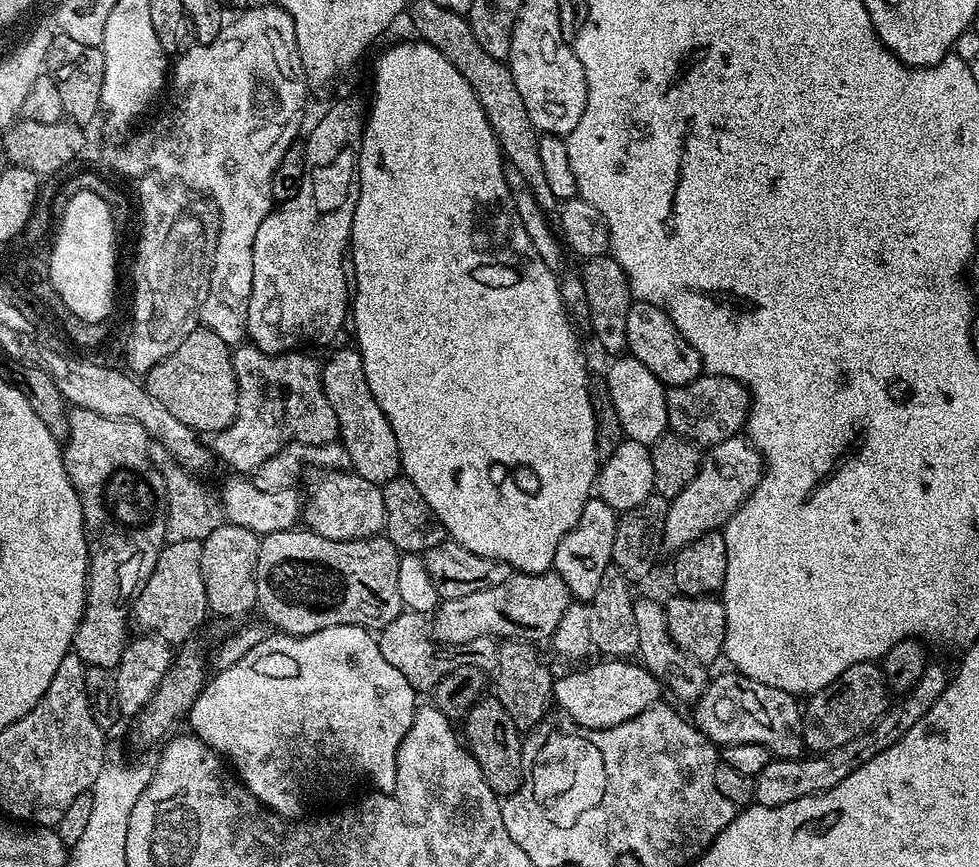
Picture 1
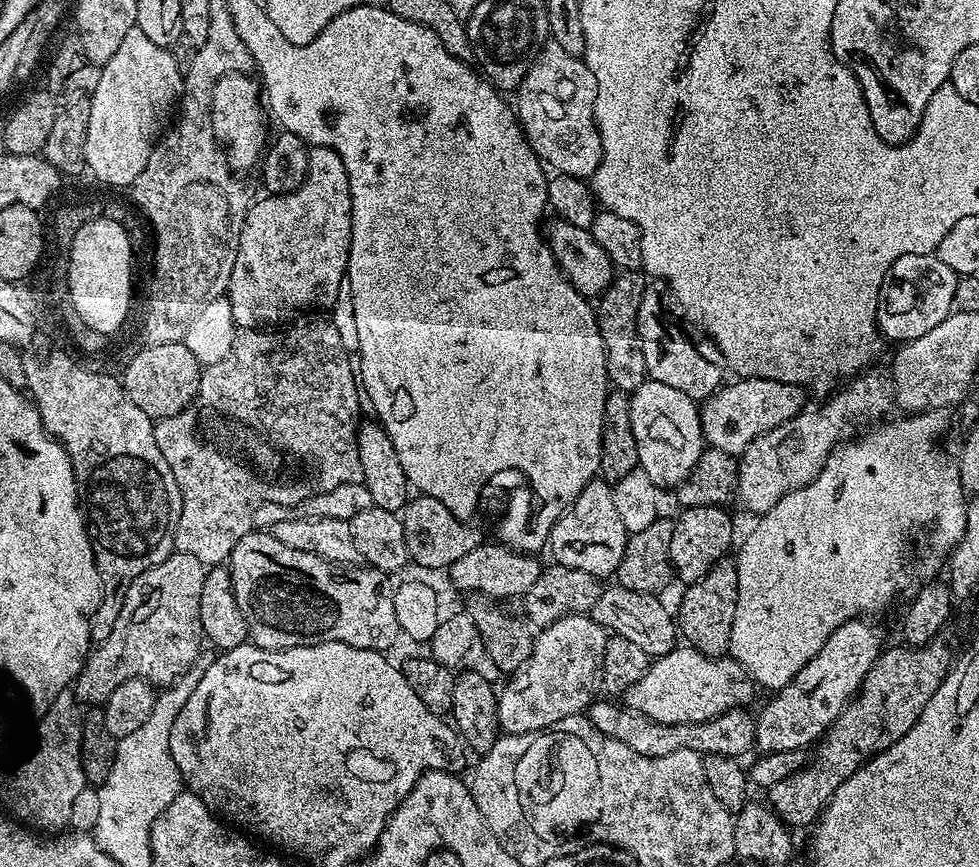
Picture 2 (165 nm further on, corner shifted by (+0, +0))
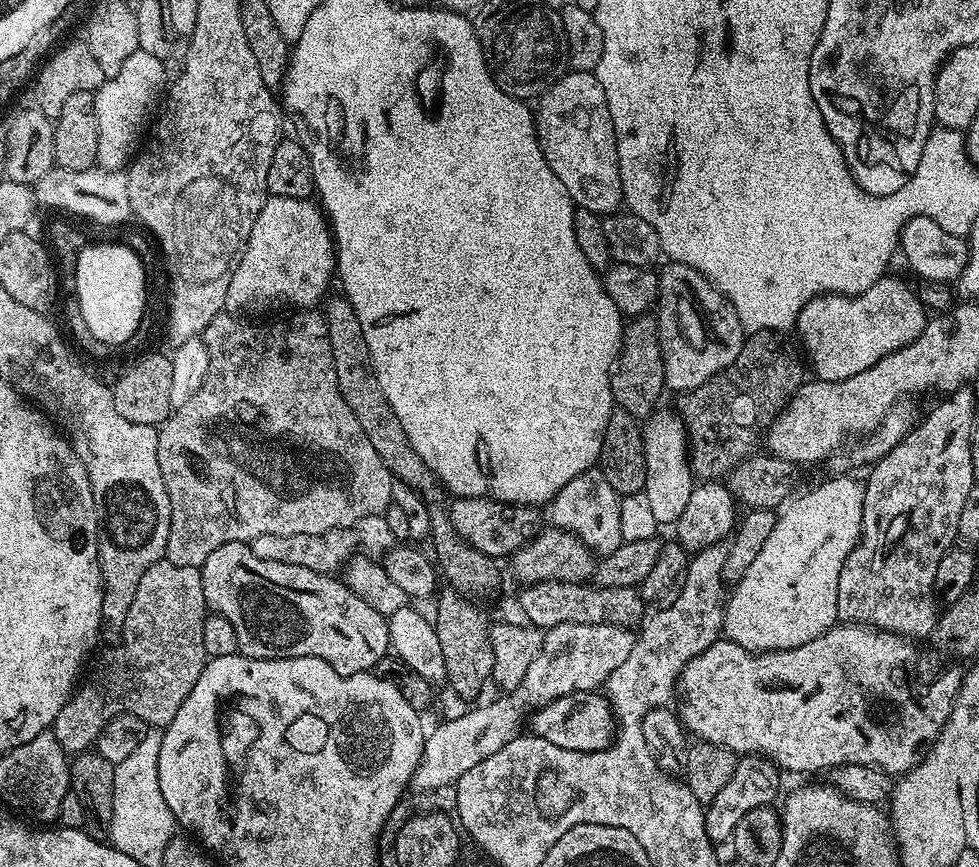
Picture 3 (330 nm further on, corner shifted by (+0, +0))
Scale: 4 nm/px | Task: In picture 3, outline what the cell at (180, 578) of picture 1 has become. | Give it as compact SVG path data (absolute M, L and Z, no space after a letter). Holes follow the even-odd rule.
M166 558L150 566L150 570L146 570L146 574L142 574L138 582L138 594L134 594L130 614L126 614L124 630L118 640L120 645L105 650L104 657L97 662L96 669L92 672L92 677L88 681L85 679L73 691L51 726L51 732L56 735L64 751L69 754L89 751L100 737L106 722L110 722L121 712L132 712L153 729L167 728L174 714L182 710L182 702L190 698L190 690L194 690L194 682L198 682L204 669L206 657L202 646L202 626L205 615L200 569L174 566L174 562Z

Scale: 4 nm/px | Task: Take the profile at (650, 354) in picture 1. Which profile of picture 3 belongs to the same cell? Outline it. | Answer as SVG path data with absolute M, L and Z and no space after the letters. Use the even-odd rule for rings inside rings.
M668 262L665 265L658 272L660 281L654 305L658 338L662 346L664 387L671 391L673 388L676 394L683 394L702 386L702 382L714 378L714 374L726 370L726 366L730 366L730 362L738 358L746 333L732 303L702 273L685 264Z

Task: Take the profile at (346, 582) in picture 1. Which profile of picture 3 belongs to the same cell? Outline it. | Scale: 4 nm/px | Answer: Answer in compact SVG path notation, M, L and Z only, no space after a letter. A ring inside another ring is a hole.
M226 542L226 546L218 546L218 550L214 550L199 569L207 611L219 614L234 626L239 655L259 660L313 656L330 662L330 666L343 676L372 672L380 659L389 655L386 617L378 614L370 602L362 602L362 598L358 598L358 594L351 592L343 579L335 575L315 572L306 566L258 558L251 543L242 542Z

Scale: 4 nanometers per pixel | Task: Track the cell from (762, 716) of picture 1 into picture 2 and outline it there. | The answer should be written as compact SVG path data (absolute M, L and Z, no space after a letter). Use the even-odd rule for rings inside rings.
M600 698L588 705L586 715L589 722L602 734L638 750L643 756L665 756L674 750L694 750L704 756L743 757L743 752L752 752L756 742L756 722L753 713L744 712L743 707L731 708L706 722L686 722L685 724L663 724L646 718L640 712L620 702Z

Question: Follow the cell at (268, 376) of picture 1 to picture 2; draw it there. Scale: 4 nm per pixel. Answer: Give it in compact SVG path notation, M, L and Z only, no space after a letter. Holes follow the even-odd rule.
M316 314L311 318L300 318L293 328L281 327L279 330L265 330L263 328L241 328L236 333L234 338L234 346L230 346L230 354L226 354L226 358L222 358L222 362L214 362L207 365L200 373L200 385L196 391L196 397L192 399L192 403L185 406L181 412L174 414L173 416L167 416L161 420L155 421L156 429L154 430L154 438L160 443L161 448L166 450L168 461L170 462L170 470L174 470L174 478L178 482L180 487L180 493L182 494L182 510L180 511L180 517L176 523L176 533L174 534L174 549L182 554L194 554L194 558L198 558L198 562L202 562L206 566L220 566L227 561L229 554L234 550L234 546L238 546L238 542L247 532L253 531L254 521L257 519L258 513L262 506L281 506L280 504L296 504L296 506L303 505L305 500L311 498L311 496L318 495L319 492L332 491L338 486L342 486L344 483L361 483L362 481L362 458L358 454L358 442L356 441L356 430L358 427L358 419L356 415L360 412L360 400L362 404L362 392L358 387L358 376L354 371L354 360L348 357L348 352L344 349L344 340L340 337L340 332L331 324L328 320L323 320L323 315Z

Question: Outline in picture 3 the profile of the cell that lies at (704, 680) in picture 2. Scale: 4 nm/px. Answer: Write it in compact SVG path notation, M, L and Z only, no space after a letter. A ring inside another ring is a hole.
M837 623L827 628L818 638L806 642L790 650L774 650L773 652L751 652L738 646L733 640L719 638L703 650L697 657L690 658L681 670L678 683L678 715L681 724L691 735L696 735L703 743L729 748L731 752L745 756L761 755L771 760L777 768L788 772L820 772L827 773L829 768L843 764L872 764L889 774L909 772L918 762L922 762L932 743L940 737L940 731L946 726L950 714L954 710L956 695L962 679L961 669L948 668L941 676L936 676L925 688L919 688L912 681L912 671L916 668L917 645L907 636L899 636L893 632L883 632L881 628L869 628L866 624Z

